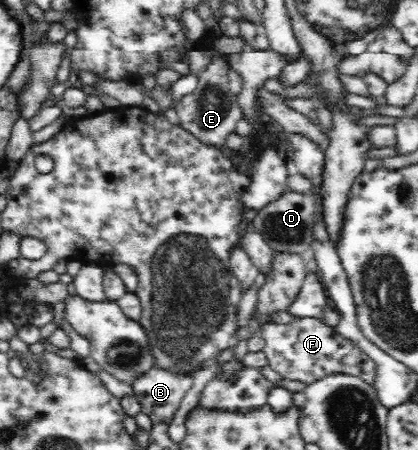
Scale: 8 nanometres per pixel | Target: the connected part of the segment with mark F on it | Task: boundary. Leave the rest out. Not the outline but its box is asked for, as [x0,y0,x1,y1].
[257,316,376,385]

